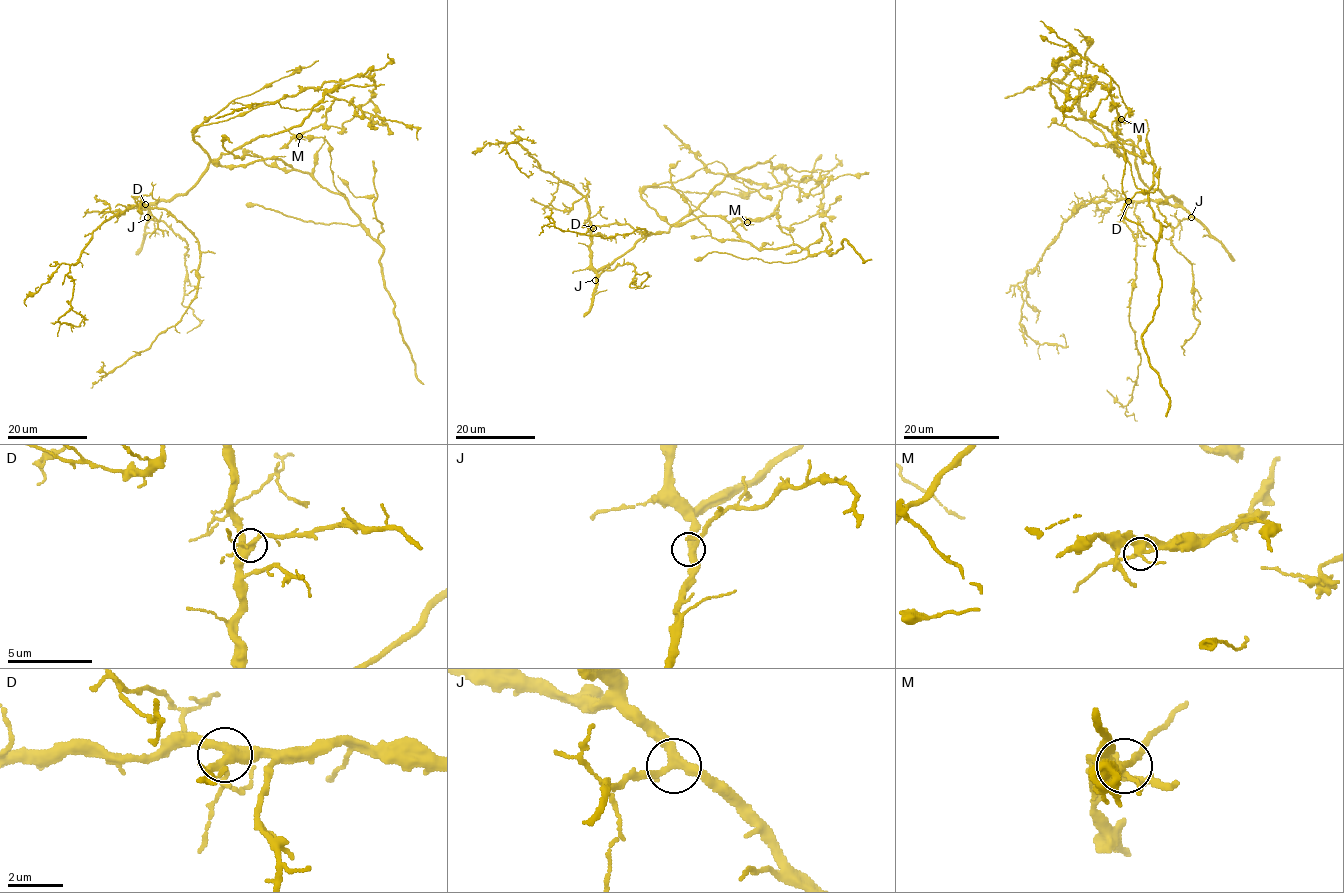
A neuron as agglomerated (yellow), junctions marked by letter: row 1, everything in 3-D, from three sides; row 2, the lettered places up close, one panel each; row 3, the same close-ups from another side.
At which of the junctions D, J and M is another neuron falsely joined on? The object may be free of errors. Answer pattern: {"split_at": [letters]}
{"split_at": ["M"]}

